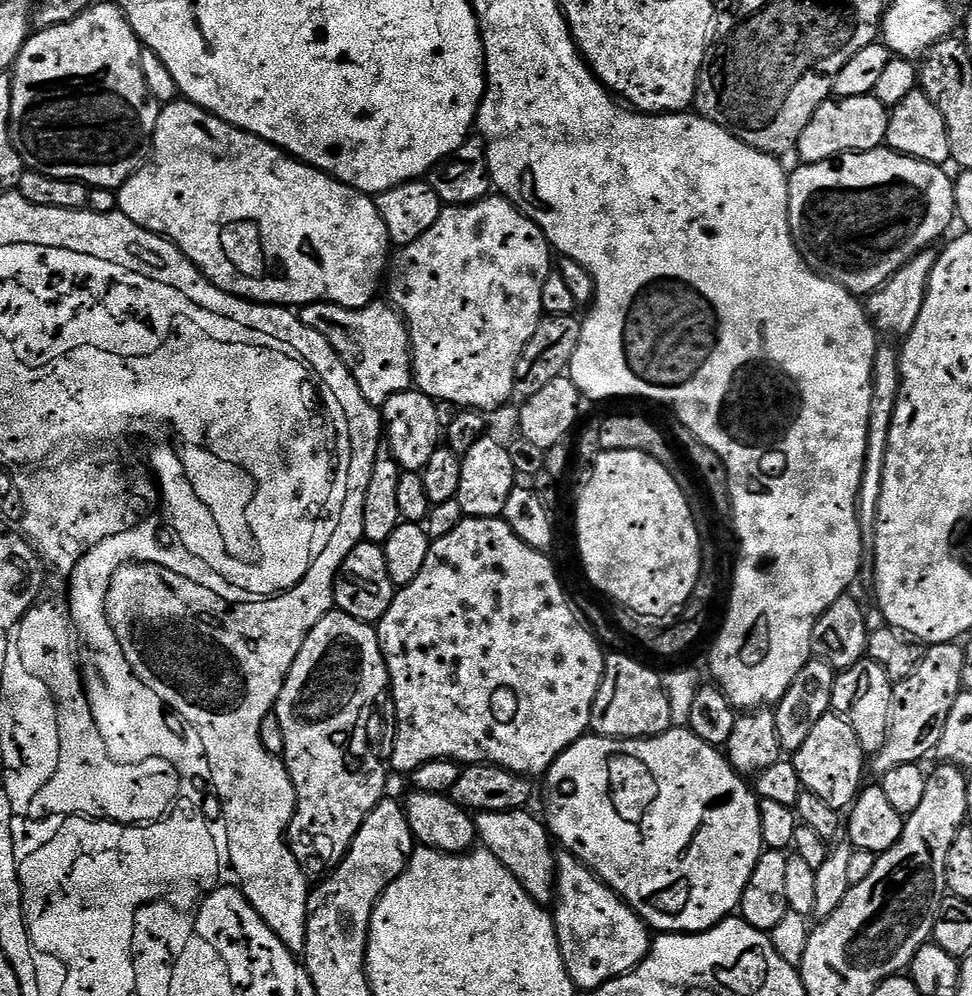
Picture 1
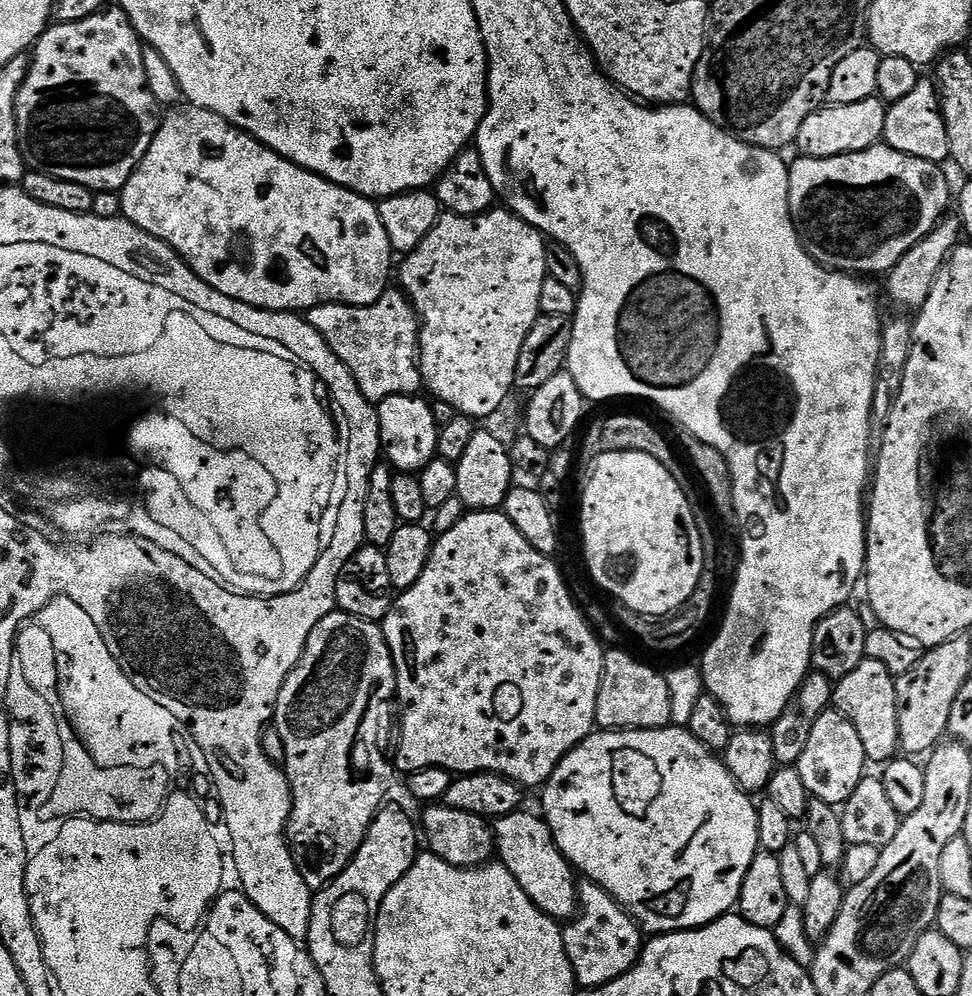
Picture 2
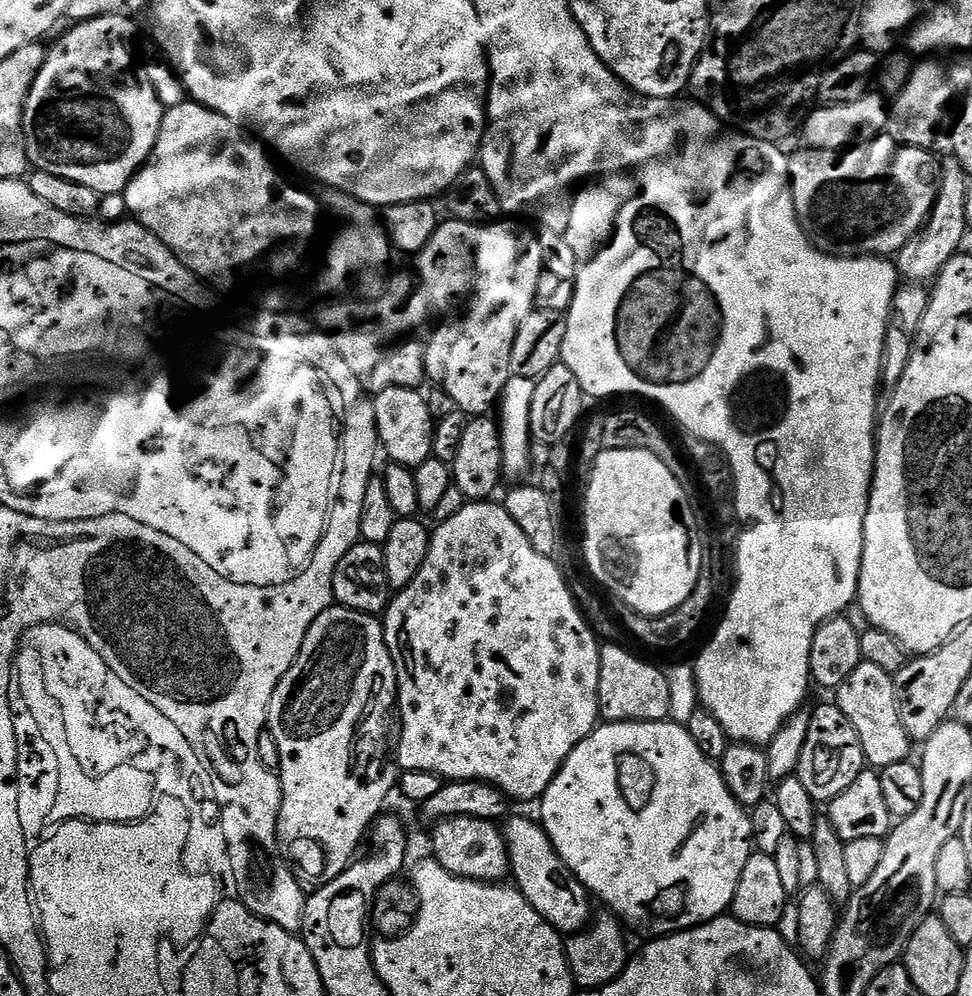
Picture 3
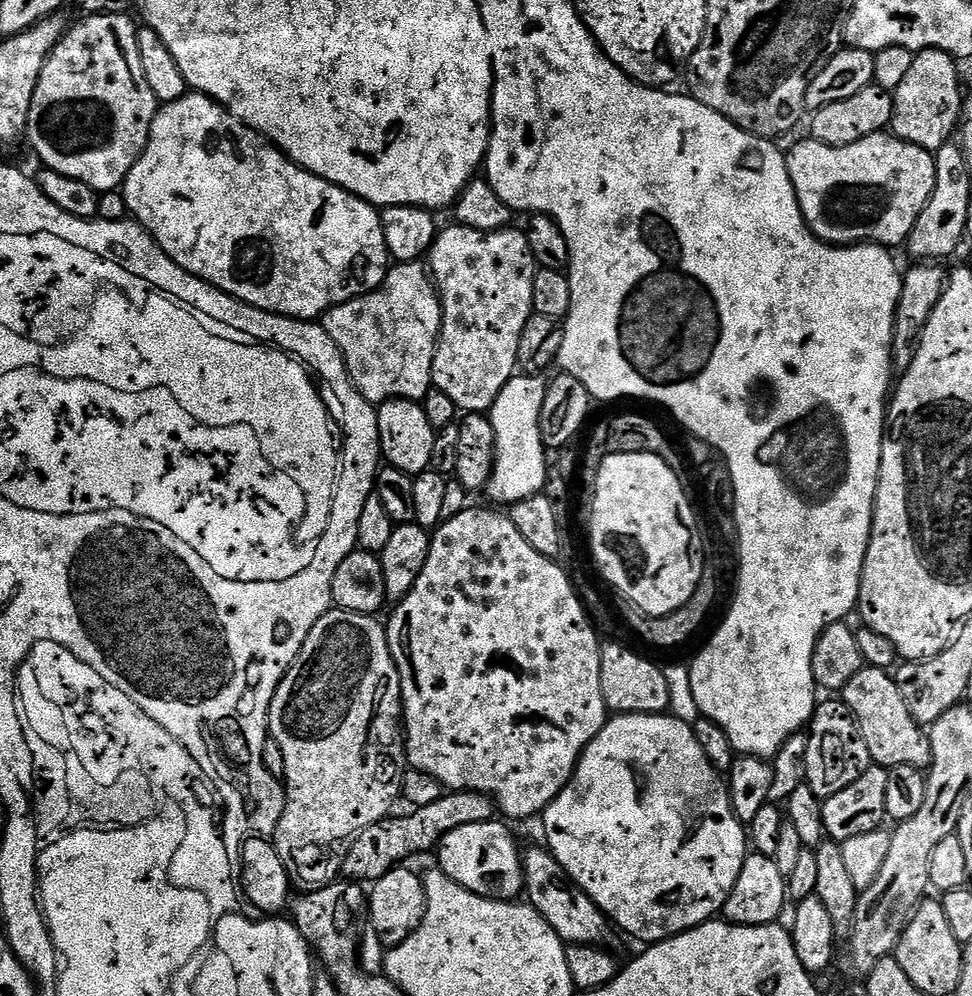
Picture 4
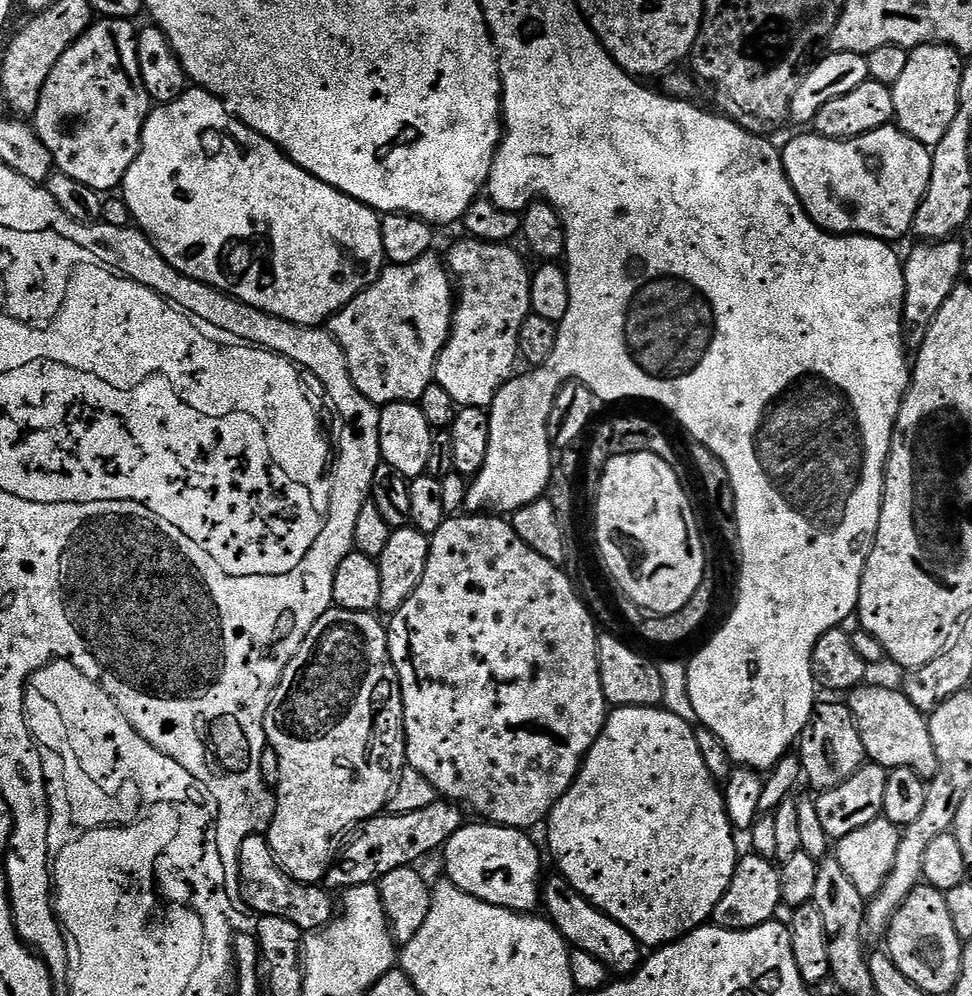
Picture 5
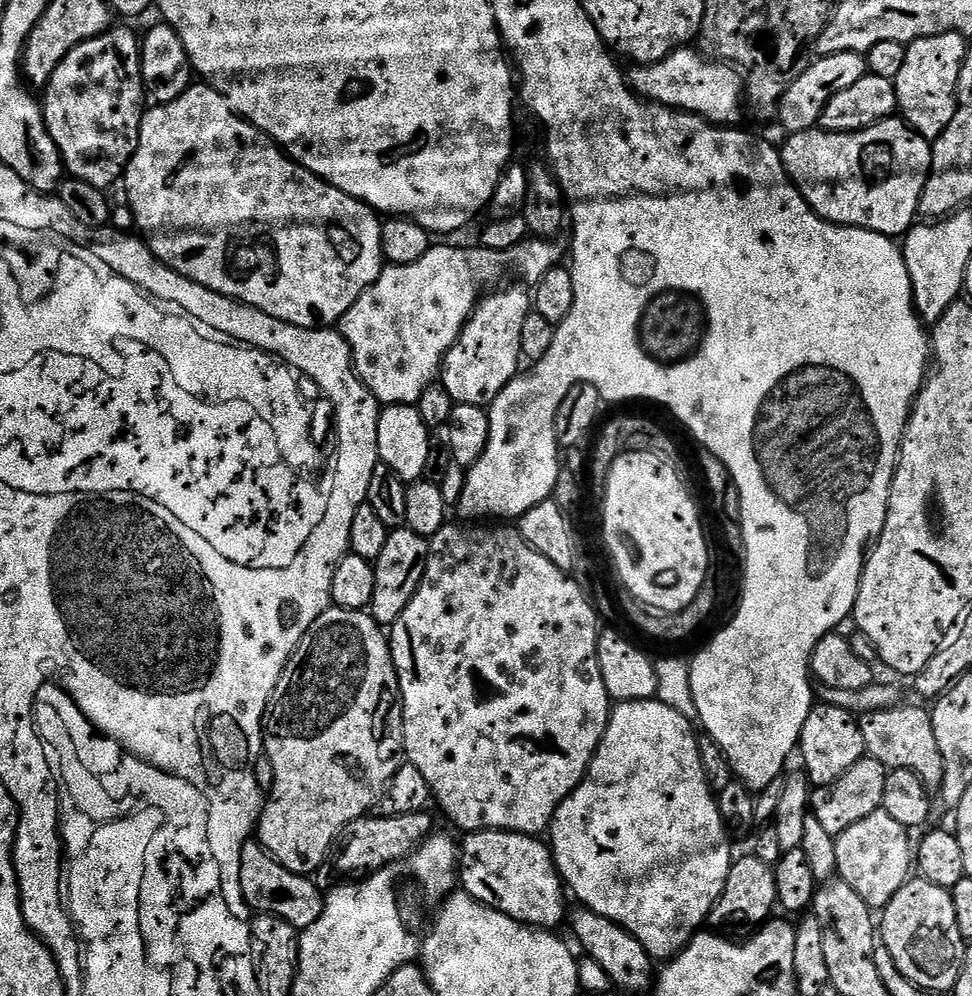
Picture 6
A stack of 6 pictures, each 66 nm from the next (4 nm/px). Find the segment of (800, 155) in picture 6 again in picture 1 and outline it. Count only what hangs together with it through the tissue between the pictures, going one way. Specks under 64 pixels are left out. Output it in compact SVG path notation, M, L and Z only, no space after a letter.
M881 146L874 150L870 150L869 152L845 152L843 156L838 156L834 160L823 160L817 164L801 163L799 168L791 169L788 178L788 221L790 222L790 230L792 231L792 240L796 243L796 248L800 251L800 256L808 263L809 266L811 266L813 272L817 272L819 276L825 276L828 280L833 280L833 282L840 284L853 294L861 294L860 292L864 292L863 294L871 294L875 292L876 289L881 288L882 285L884 285L884 283L887 282L903 264L909 264L909 262L920 252L923 252L925 248L933 247L933 245L937 243L935 240L951 226L952 220L954 224L954 217L956 216L956 199L954 198L954 190L956 189L956 186L953 177L951 175L948 177L944 171L945 169L941 167L941 165L931 164L930 162L922 162L921 160L915 160L909 156L903 156L901 152L894 152L887 146Z

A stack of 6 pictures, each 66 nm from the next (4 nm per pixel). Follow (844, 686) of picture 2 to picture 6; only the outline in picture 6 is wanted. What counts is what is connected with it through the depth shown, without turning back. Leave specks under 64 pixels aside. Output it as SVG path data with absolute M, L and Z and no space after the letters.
M901 703L894 708L878 710L859 717L864 751L882 762L891 770L910 770L918 774L918 778L929 790L938 790L944 777L942 750L938 750L938 738L934 738L934 722L931 711L927 707L919 708L916 704Z

